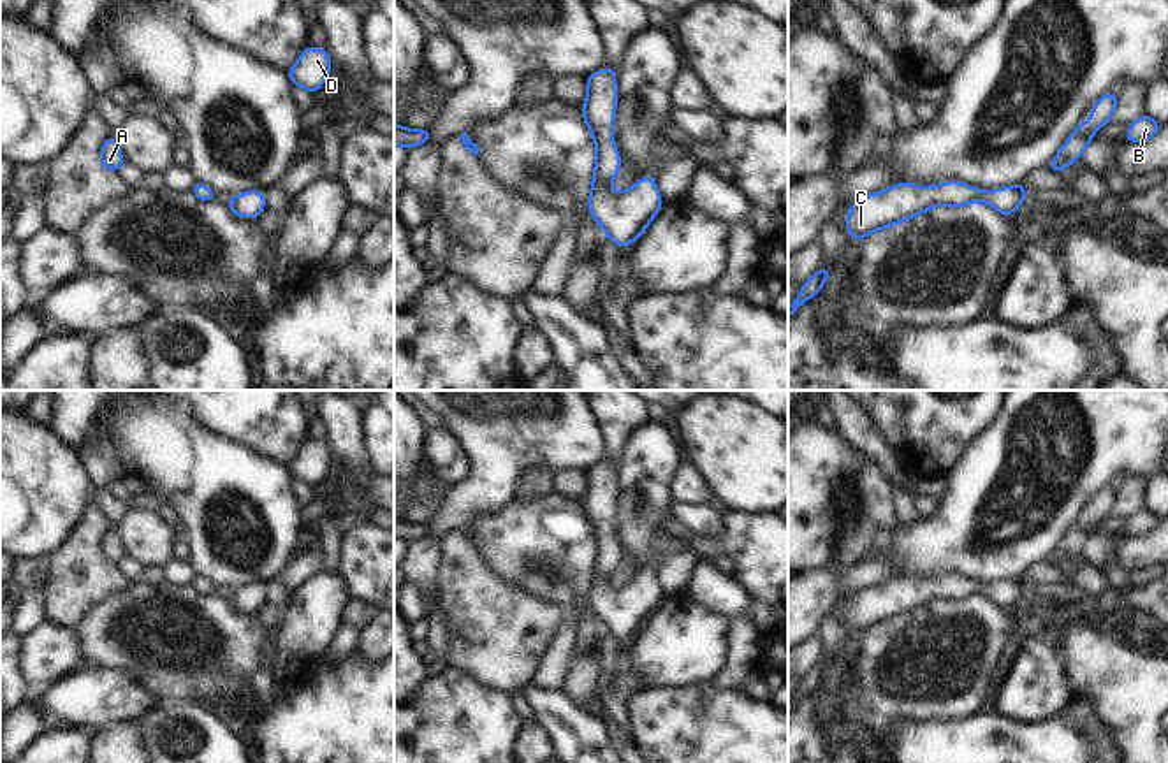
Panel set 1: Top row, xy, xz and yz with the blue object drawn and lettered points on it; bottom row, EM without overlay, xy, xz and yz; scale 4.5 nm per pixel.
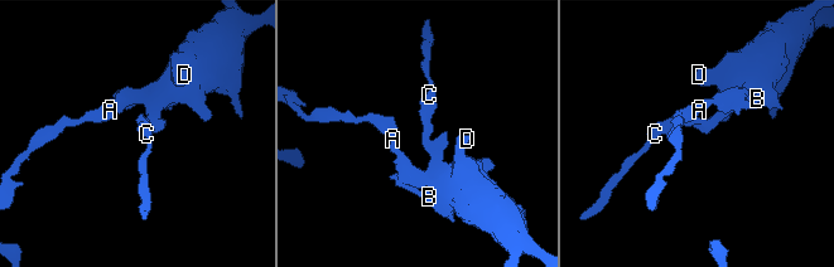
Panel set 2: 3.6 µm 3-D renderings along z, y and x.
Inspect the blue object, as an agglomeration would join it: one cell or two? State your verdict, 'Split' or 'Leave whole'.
Leave whole

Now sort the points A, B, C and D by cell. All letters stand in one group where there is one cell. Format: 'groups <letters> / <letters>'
groups A B C D

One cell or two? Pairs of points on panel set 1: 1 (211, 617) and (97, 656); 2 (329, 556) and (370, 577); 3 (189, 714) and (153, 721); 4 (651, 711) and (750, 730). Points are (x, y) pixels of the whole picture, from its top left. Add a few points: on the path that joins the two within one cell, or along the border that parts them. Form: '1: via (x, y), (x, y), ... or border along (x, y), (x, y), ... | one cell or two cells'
1: via (183, 635), (176, 639), (125, 639) | one cell
2: border along (343, 531), (338, 570) | two cells
3: via (180, 721), (162, 721) | one cell
4: via (676, 730), (725, 730) | one cell

